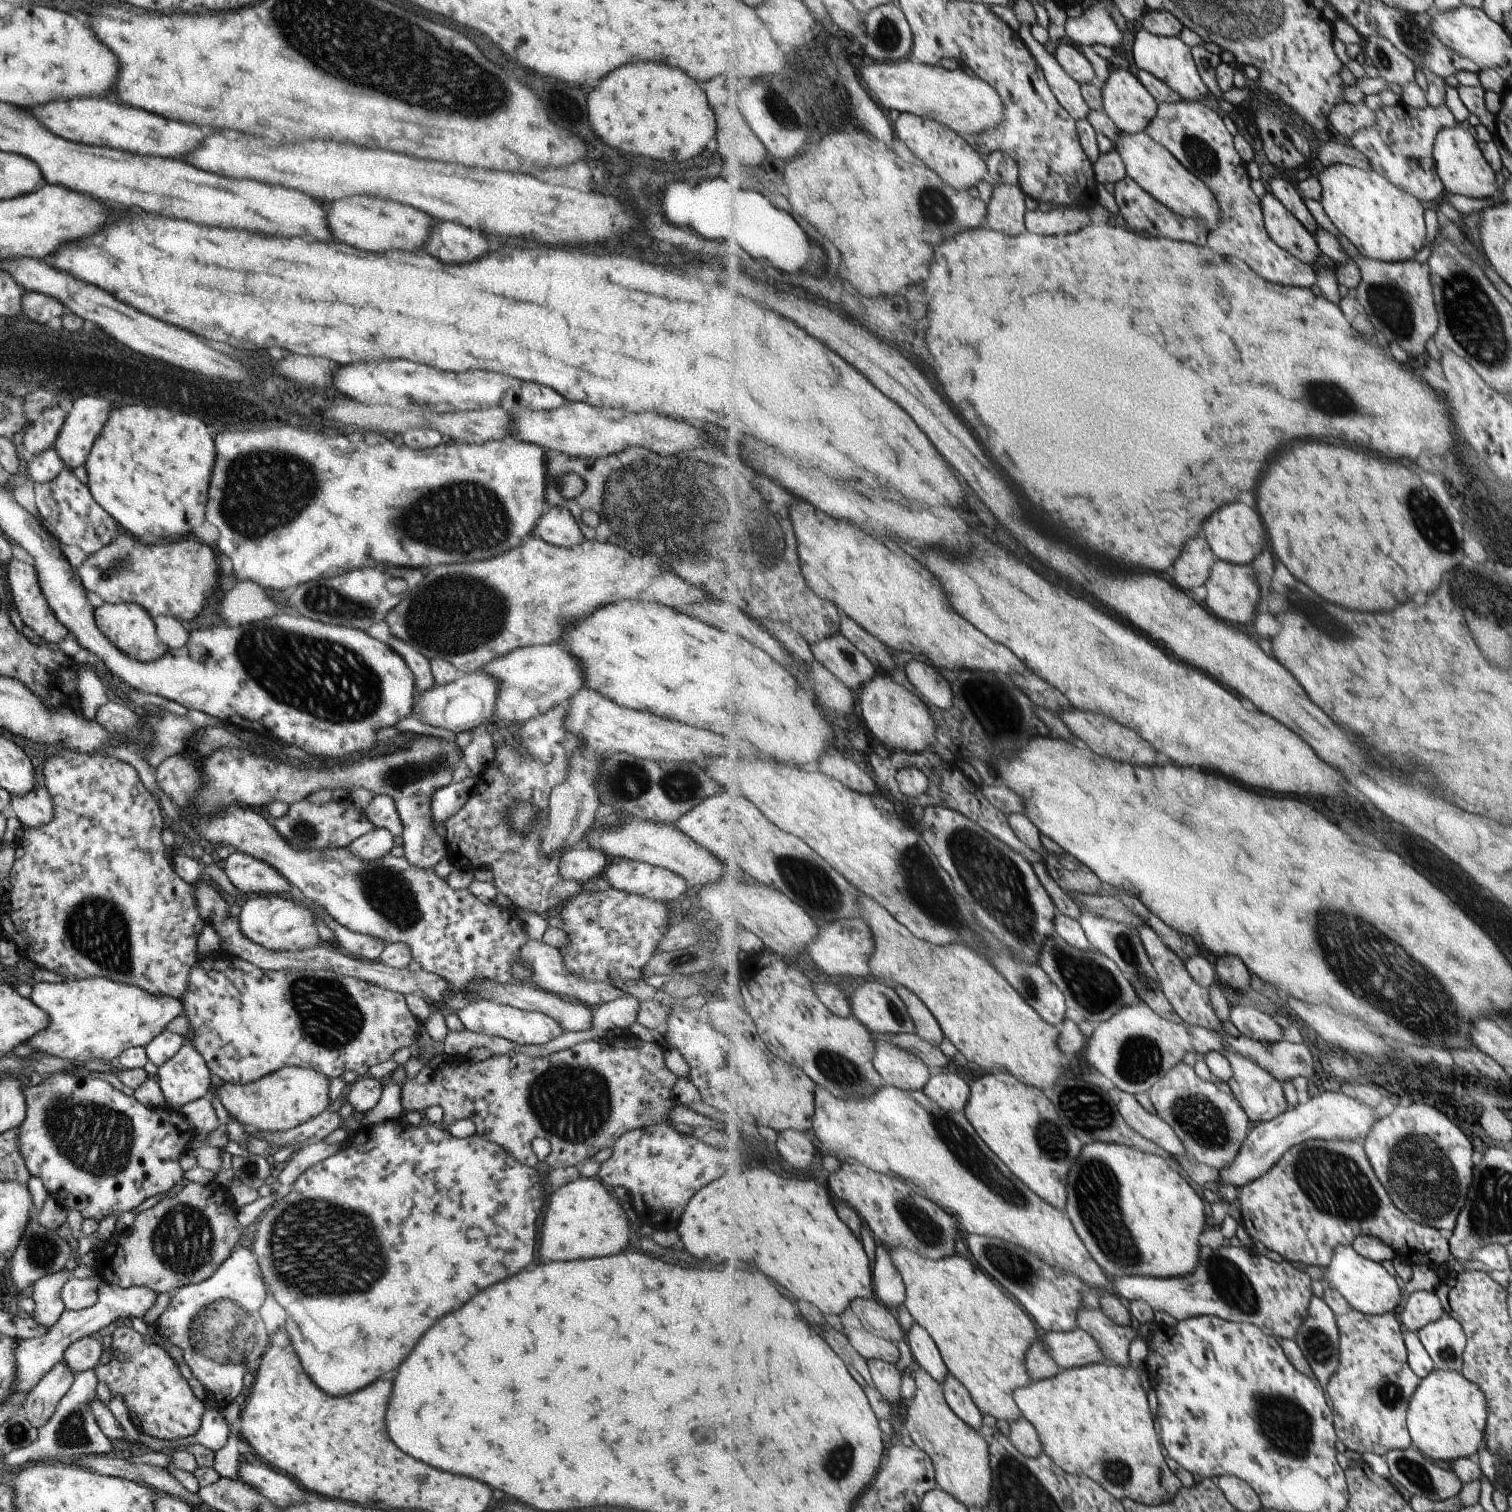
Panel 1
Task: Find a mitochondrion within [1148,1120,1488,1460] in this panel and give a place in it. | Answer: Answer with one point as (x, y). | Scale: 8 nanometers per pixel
(1331, 1181)

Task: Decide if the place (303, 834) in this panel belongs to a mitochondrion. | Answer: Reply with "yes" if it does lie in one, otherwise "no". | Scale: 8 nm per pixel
yes

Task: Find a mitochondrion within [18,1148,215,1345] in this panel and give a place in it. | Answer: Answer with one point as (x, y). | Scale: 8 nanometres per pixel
(41, 1251)

